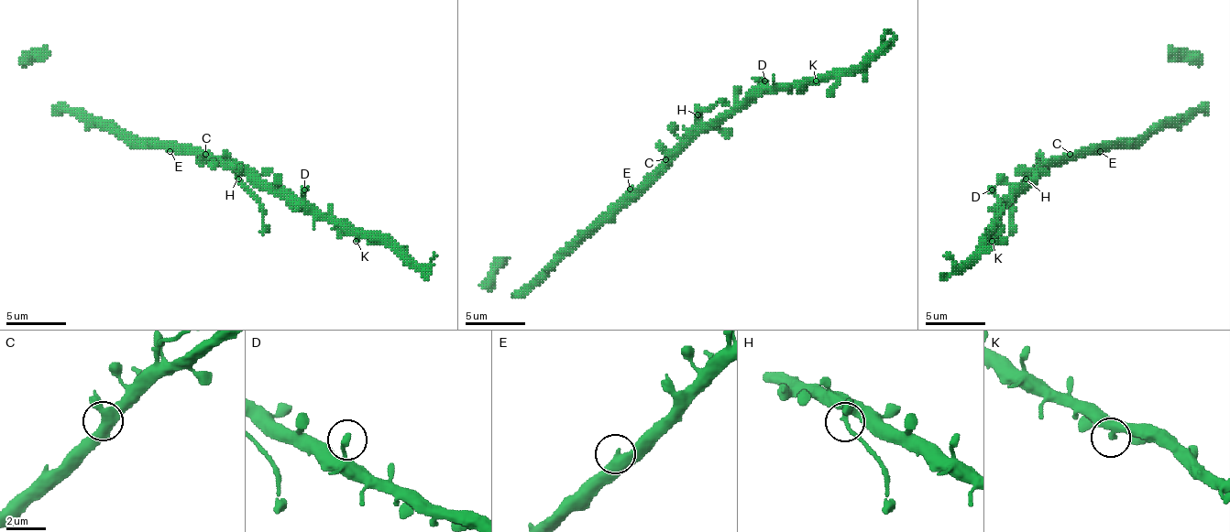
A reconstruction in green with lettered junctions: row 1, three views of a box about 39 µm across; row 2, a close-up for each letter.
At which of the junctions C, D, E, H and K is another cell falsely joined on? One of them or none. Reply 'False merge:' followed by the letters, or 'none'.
False merge: H

